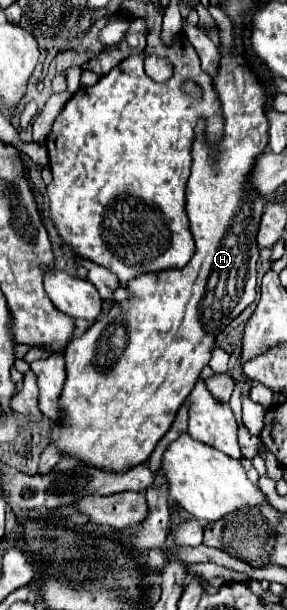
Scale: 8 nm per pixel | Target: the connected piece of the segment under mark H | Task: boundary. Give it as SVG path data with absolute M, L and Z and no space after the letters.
M239 34L235 38L235 52L229 54L221 50L219 76L213 78L213 84L225 116L225 136L219 144L219 156L213 156L201 138L203 124L197 126L193 168L187 182L187 216L197 246L193 258L183 268L151 272L129 280L127 290L131 292L131 298L119 302L107 316L91 324L83 336L71 338L65 348L67 380L63 394L59 396L61 418L51 430L51 440L65 456L99 470L123 474L131 466L149 460L157 442L171 428L179 406L189 396L203 366L209 362L217 332L255 300L255 264L259 258L255 236L265 200L247 184L247 174L251 172L255 158L267 146L269 122L265 104L269 94L245 66Z

